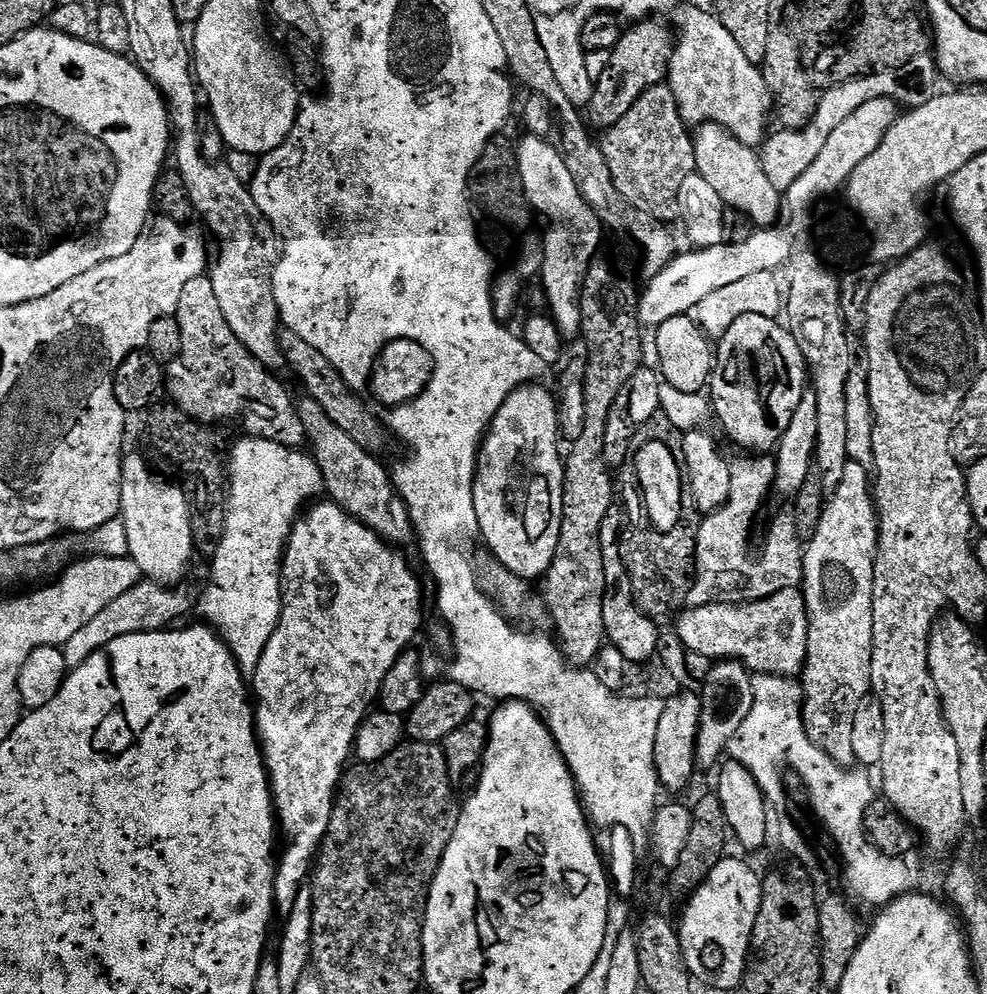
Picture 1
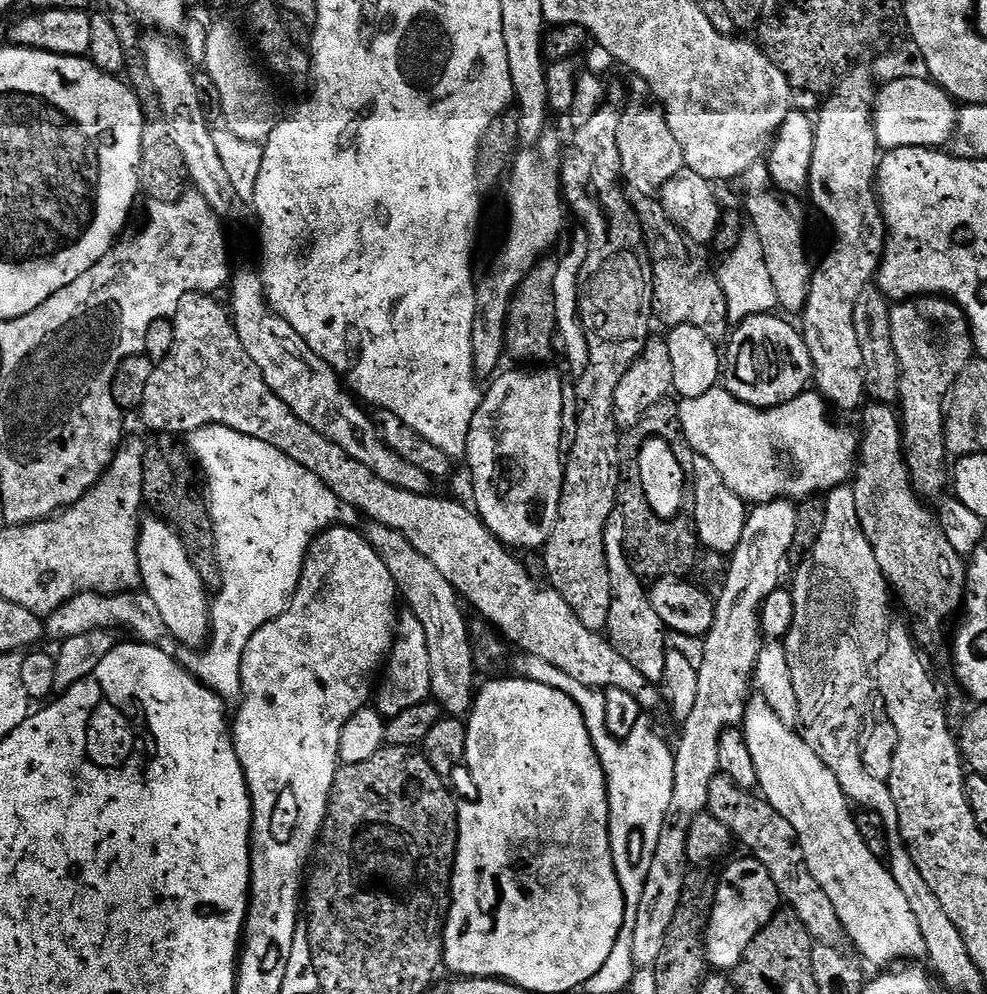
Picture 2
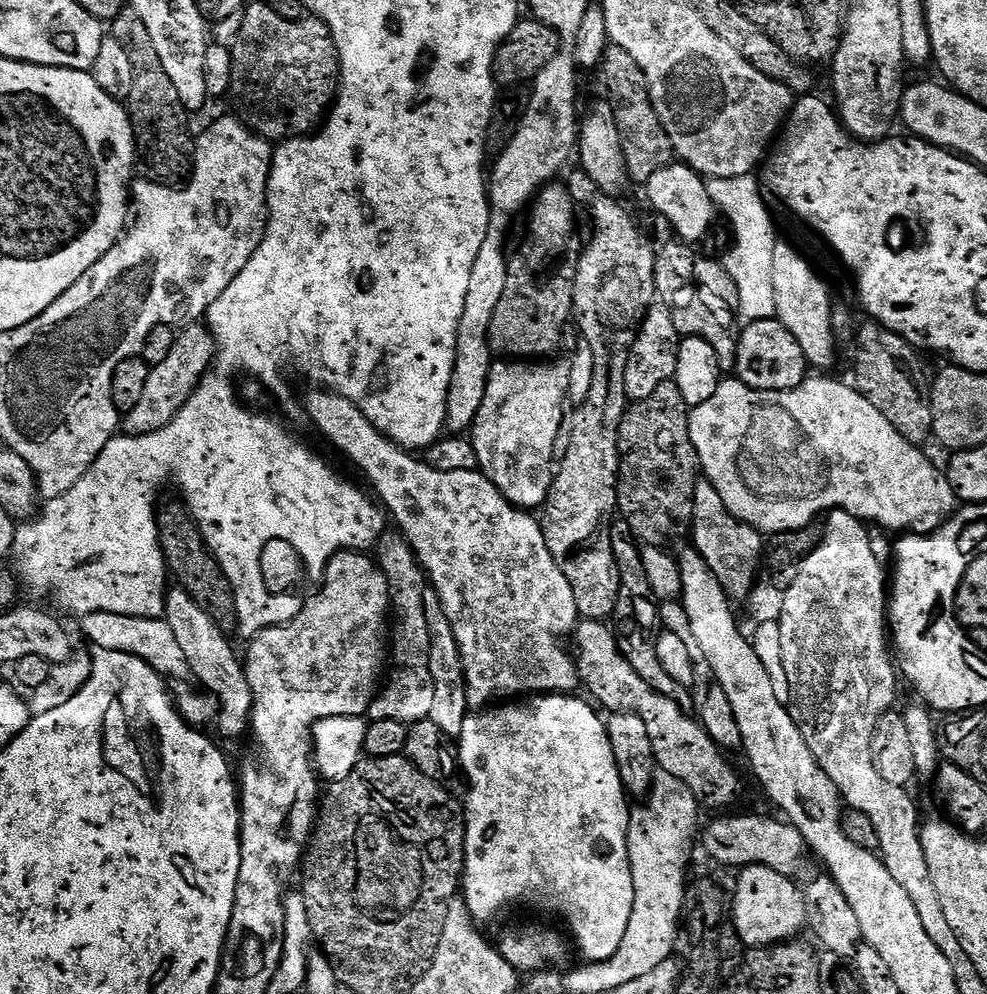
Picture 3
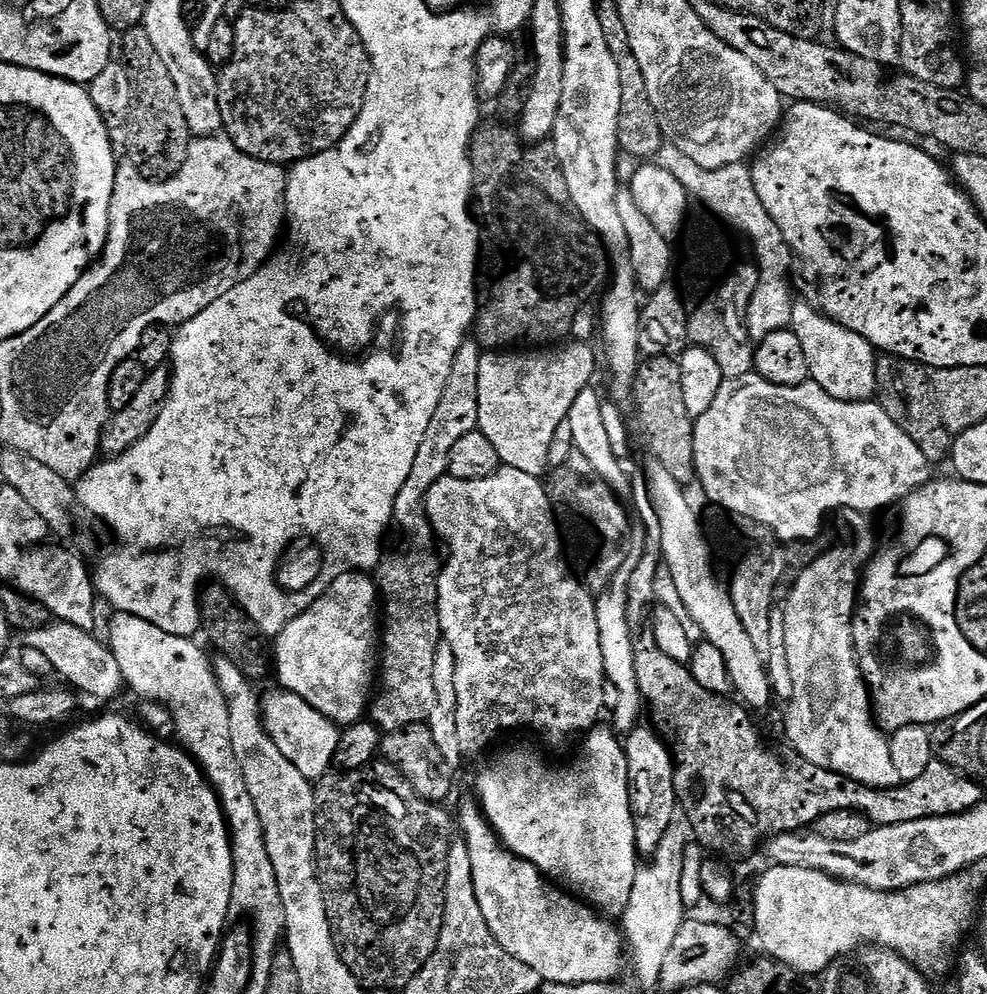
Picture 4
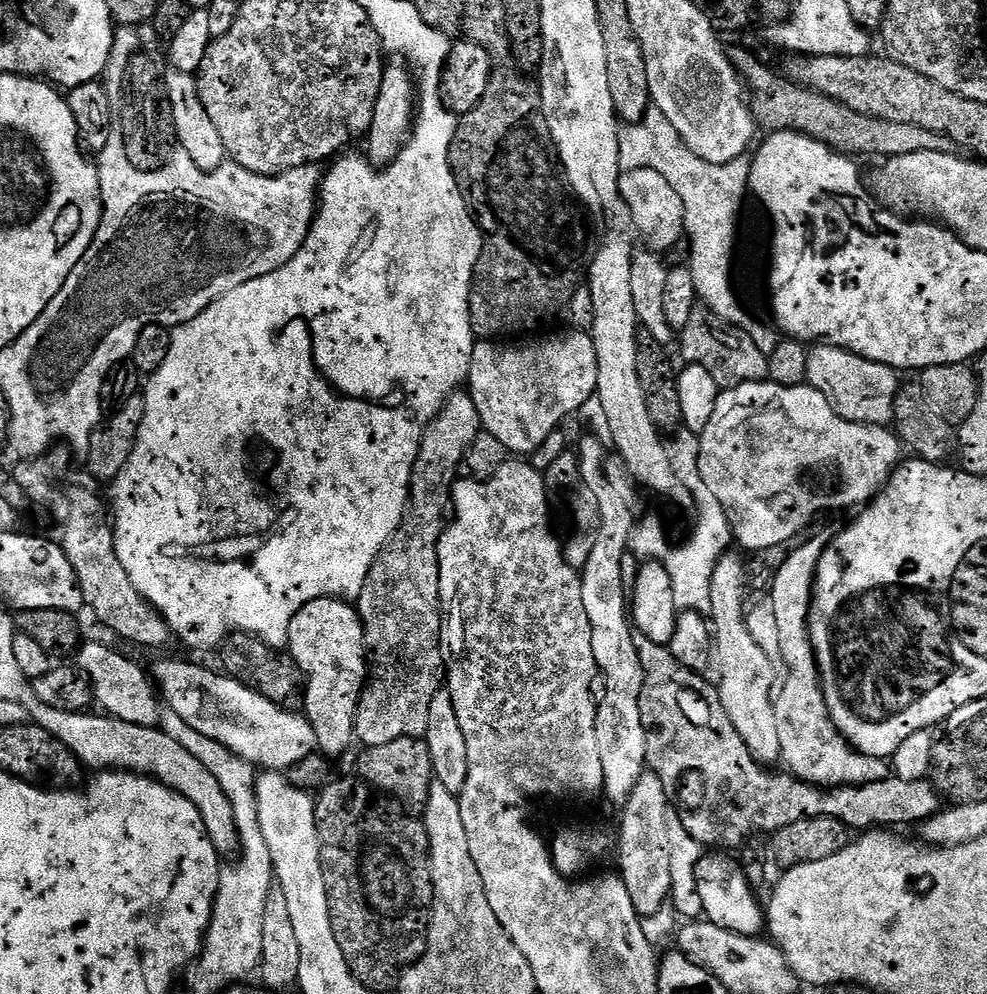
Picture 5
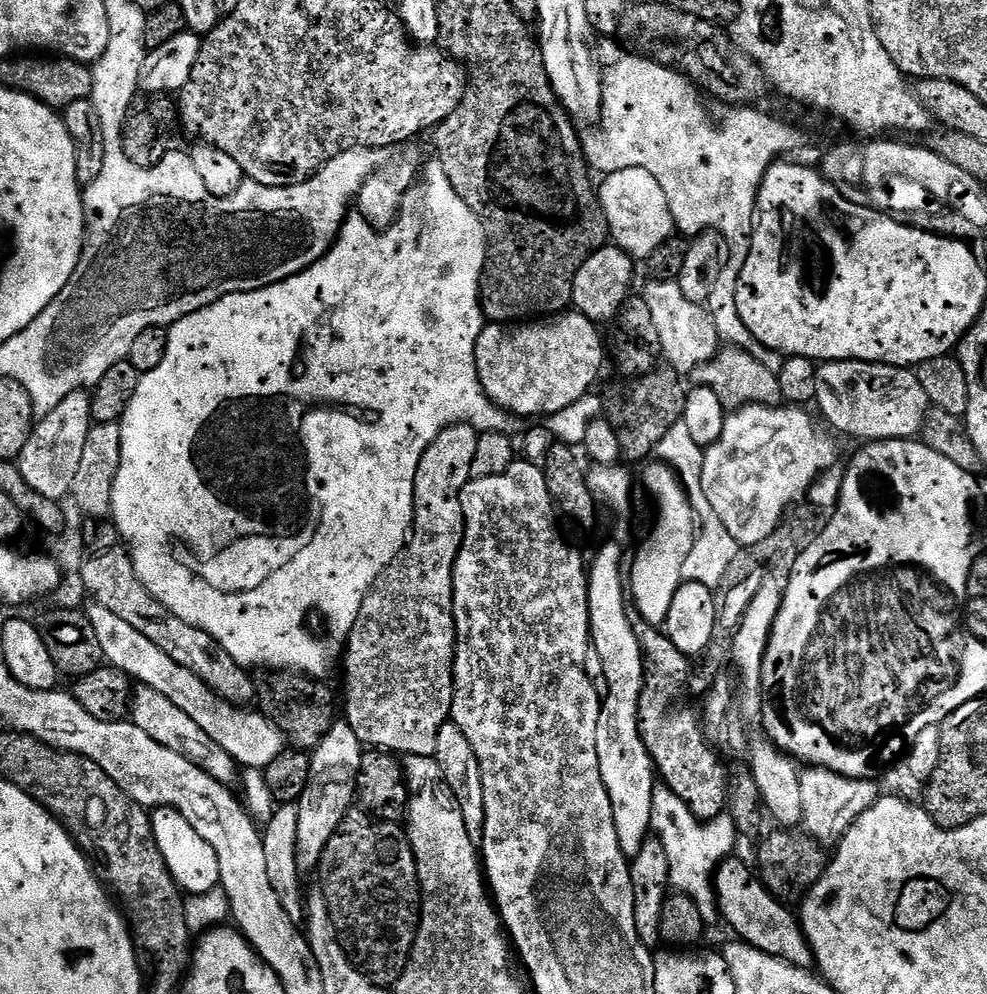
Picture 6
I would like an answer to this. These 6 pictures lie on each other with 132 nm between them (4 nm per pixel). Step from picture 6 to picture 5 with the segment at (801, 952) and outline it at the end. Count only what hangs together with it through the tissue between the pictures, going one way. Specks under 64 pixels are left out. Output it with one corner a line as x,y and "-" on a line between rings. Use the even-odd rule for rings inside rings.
712,850
701,855
696,867
696,885
707,923
722,926
722,930
730,930
739,936
759,937
765,931
765,909
756,901
757,893
750,886
735,855
724,850

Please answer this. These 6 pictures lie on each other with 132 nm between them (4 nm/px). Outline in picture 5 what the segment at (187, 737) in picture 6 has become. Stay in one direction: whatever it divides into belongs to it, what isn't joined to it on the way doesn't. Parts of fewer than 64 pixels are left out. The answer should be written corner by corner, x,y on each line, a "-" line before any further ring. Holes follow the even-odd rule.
87,644
79,649
78,667
88,675
95,703
101,704
104,707
101,709
114,720
130,722
134,726
157,727
162,720
162,700
149,673
147,676
130,657
115,652
108,644

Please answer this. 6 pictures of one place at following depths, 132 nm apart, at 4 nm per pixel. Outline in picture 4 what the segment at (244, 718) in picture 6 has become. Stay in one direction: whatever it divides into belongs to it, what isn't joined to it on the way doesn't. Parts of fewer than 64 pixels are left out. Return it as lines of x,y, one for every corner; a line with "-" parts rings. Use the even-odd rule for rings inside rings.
275,691
268,697
265,695
262,700
262,719
268,737
274,746
278,746
278,750
282,750
282,754
286,754
286,758
290,758
290,762
294,762
294,766
298,766
298,774
307,780
319,781
333,767
341,729
318,709
309,706
298,694

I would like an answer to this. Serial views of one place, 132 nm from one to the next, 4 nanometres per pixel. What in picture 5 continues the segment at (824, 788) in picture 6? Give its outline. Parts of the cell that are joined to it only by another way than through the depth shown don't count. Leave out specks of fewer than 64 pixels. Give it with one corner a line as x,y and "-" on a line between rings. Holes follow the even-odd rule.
804,540
790,558
777,570
770,585
770,603
778,618
779,659
788,667
788,677
783,677
775,693
778,738
782,742
782,764
798,780
817,786
843,786
885,780
890,774
888,760
879,760
859,752
834,726
824,701
820,682
820,665
812,649
810,617
812,614
812,589
816,587
816,571
824,556
825,541

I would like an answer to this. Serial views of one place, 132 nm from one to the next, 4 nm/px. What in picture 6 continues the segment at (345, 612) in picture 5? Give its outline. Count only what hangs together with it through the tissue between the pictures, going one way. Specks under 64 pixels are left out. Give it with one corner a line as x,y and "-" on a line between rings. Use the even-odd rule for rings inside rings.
343,718
337,719
326,738
322,738
318,747
311,749
310,782
306,782
306,790
298,801
298,866
301,873
315,873
319,869
330,838
334,838
338,826
342,826
342,818
353,811
358,800
356,783
365,751
358,734
354,734

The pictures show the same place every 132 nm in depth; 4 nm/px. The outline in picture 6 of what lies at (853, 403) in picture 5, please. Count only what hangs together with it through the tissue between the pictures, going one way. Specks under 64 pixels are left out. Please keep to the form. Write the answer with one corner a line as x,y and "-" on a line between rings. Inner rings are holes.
830,360
821,363
817,367
818,374
818,394
816,395
815,407
820,407
820,412
837,428
840,432
845,432
848,436
857,436
860,442
871,442
874,440
907,440
915,437
924,427
924,420
930,409
926,390
922,390
922,382
918,382
915,371
906,368
897,368
894,364
871,364
865,360

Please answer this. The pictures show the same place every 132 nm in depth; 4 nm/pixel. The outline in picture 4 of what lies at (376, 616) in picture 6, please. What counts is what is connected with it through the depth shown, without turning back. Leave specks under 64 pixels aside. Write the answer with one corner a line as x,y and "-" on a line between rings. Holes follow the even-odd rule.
466,338
462,346
458,346
458,354
454,354
454,366
450,366
450,378
446,378
446,390
442,390
442,402
438,402
438,410
434,410
434,418
430,418
430,427
426,429
426,438
422,438
422,446
418,446
418,454
410,470
410,478
406,478
406,486
398,490
398,498
394,502
392,518
395,531
400,531
400,537
389,552
387,549
381,555
380,563
374,569
374,579
379,595
382,597
382,655
378,660
378,687
370,700
370,719
381,733
402,730
402,726
425,723
430,710
434,710
436,701
434,698
434,654
442,643
436,582
440,575
442,560
434,543
434,529
432,523
428,521
424,499
426,494
430,494
430,486
434,486
434,482
448,475
450,450
454,450
458,438
477,431
478,362
481,355
481,346
475,338

